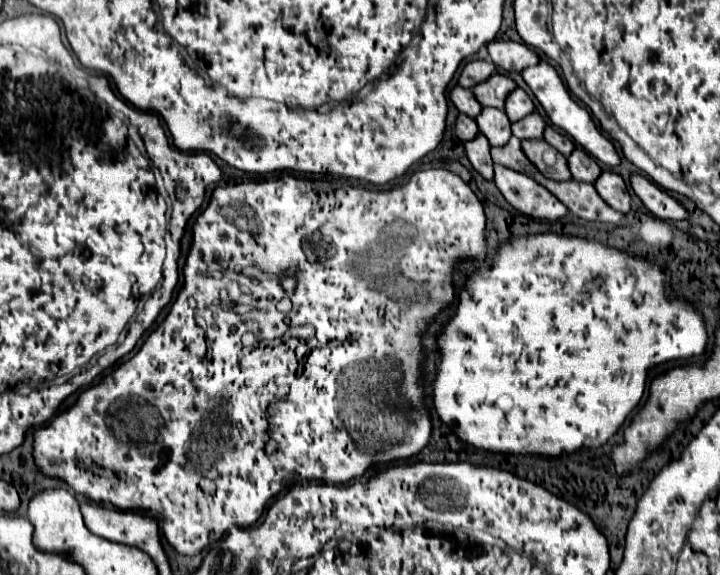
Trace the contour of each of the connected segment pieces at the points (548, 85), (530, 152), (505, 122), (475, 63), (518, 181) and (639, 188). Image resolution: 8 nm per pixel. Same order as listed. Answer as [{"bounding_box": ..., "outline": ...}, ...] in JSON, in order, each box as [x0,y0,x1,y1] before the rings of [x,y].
[{"bounding_box":[520,60,620,166],"outline":[[[542,60],[542,62],[538,62],[536,66],[524,68],[524,70],[520,72],[520,76],[524,78],[524,82],[528,84],[528,88],[532,90],[532,94],[536,96],[536,100],[540,102],[540,106],[544,108],[544,112],[548,114],[548,118],[552,120],[552,124],[554,124],[556,128],[564,130],[574,142],[578,142],[588,154],[592,154],[592,156],[594,156],[596,160],[600,160],[602,164],[606,164],[606,166],[618,166],[618,164],[620,164],[620,156],[618,156],[618,152],[614,150],[614,144],[612,144],[602,132],[598,132],[598,126],[596,126],[596,122],[592,120],[590,112],[588,112],[586,108],[582,108],[578,102],[572,100],[568,88],[566,88],[564,82],[560,80],[560,76],[558,76],[558,72],[556,72],[556,68],[554,68],[552,64],[548,64],[548,62]]]},{"bounding_box":[522,140,570,180],"outline":[[[522,140],[522,152],[526,158],[552,180],[570,180],[570,170],[566,158],[544,140]]]},{"bounding_box":[474,106,512,146],"outline":[[[486,106],[486,108],[482,108],[480,116],[476,116],[474,120],[478,124],[478,130],[488,138],[490,146],[504,146],[508,142],[508,138],[512,136],[510,120],[498,108]]]},{"bounding_box":[458,60,496,88],"outline":[[[472,60],[462,68],[458,84],[462,88],[472,88],[474,84],[480,84],[488,76],[492,76],[492,72],[496,72],[496,66],[492,62],[488,62],[488,60]]]},{"bounding_box":[494,164,568,220],"outline":[[[494,164],[494,182],[516,210],[532,218],[556,220],[568,214],[564,204],[560,204],[560,200],[556,200],[542,184],[536,184],[528,174]]]},{"bounding_box":[630,172,688,220],"outline":[[[638,172],[630,174],[630,186],[636,192],[636,196],[642,200],[642,204],[664,220],[684,220],[688,218],[688,212],[662,188],[658,188],[654,182],[644,178]]]}]

